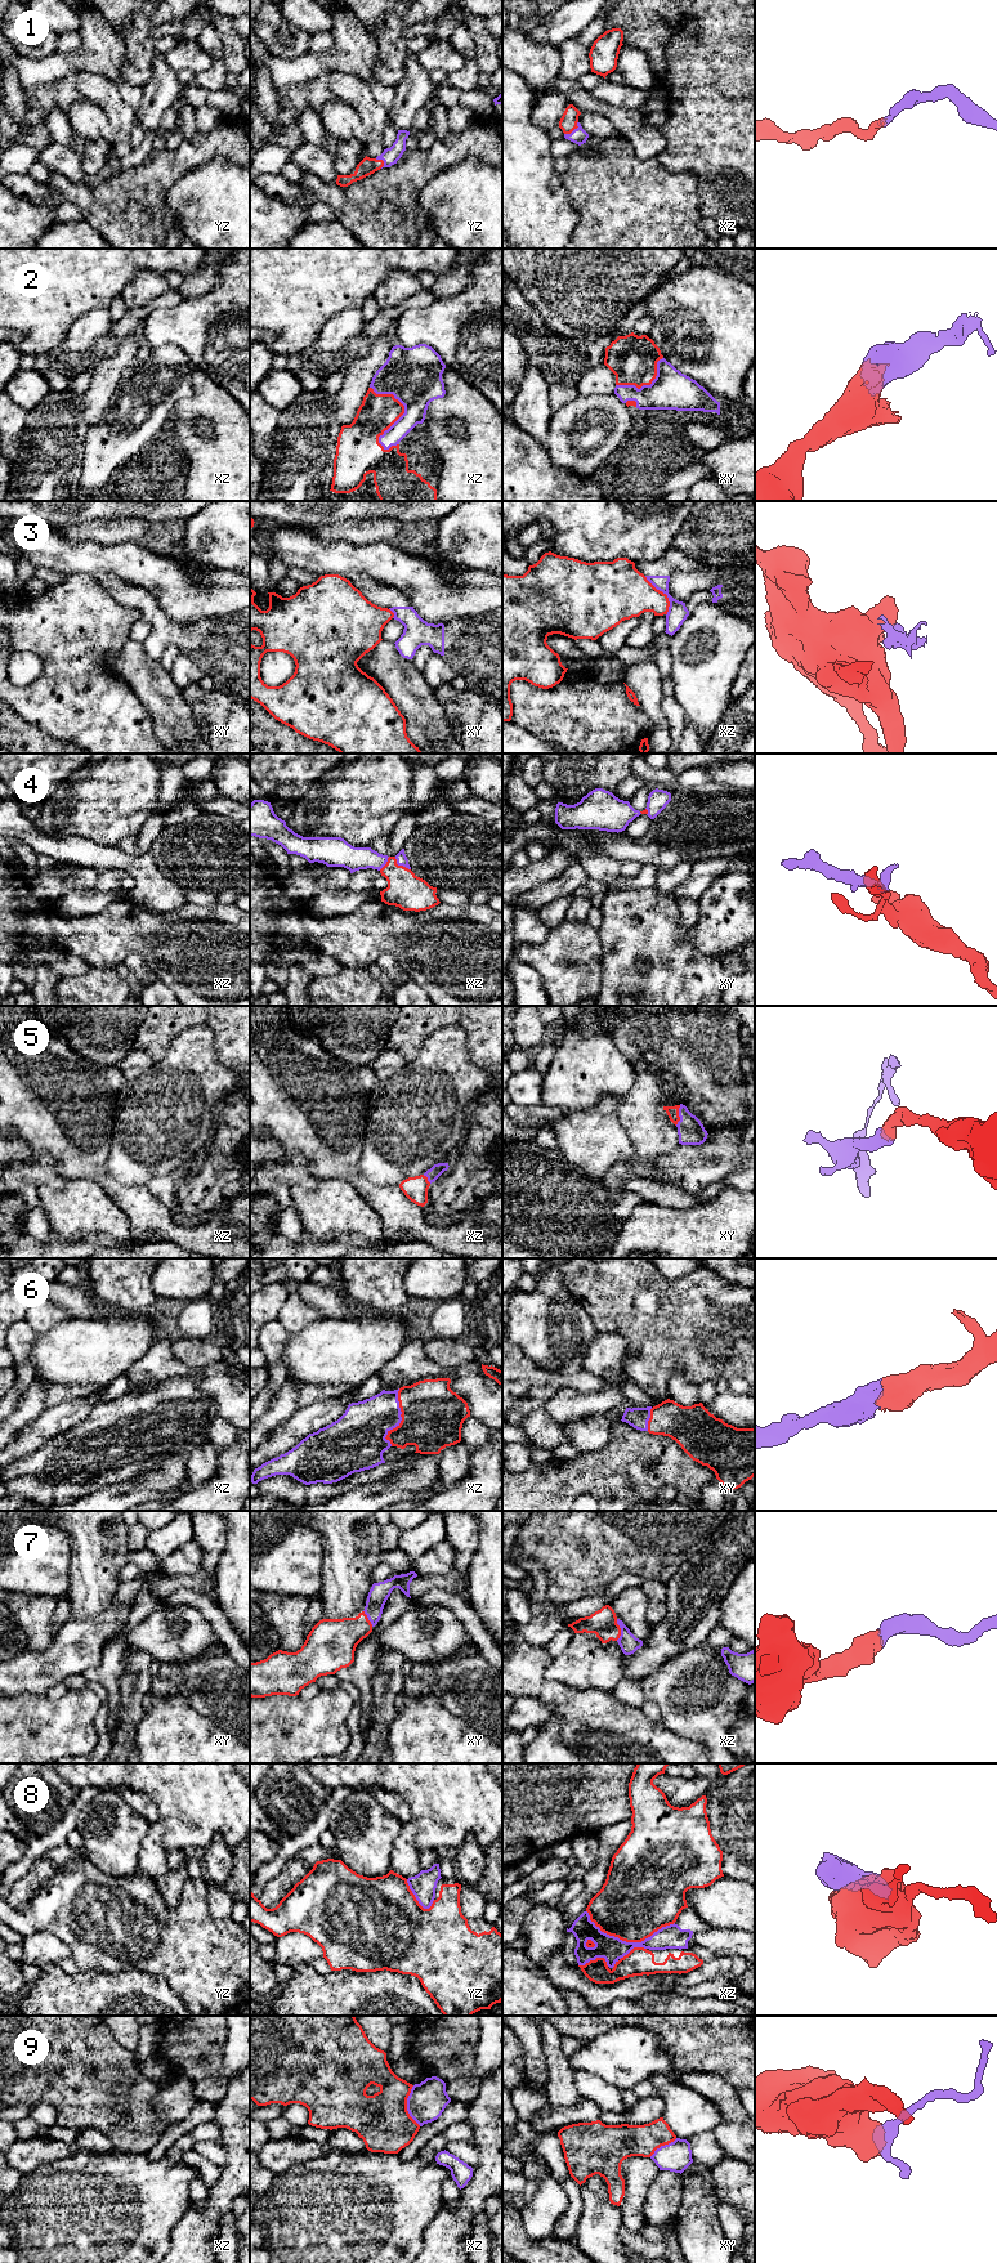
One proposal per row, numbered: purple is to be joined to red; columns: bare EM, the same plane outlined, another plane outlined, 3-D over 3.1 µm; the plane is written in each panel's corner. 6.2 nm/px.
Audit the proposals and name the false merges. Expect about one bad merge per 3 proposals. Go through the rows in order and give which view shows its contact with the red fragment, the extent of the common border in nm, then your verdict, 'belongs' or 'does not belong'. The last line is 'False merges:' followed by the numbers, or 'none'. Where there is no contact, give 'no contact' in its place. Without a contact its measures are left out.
1: meets red in xz; contact 120 nm long; belongs
2: meets red in xz; contact 420 nm long; belongs
3: meets red in xz; contact 280 nm long; does not belong
4: meets red in xz; contact 130 nm long; belongs
5: meets red in xy; contact 130 nm long; belongs
6: meets red in xz; contact 360 nm long; belongs
7: meets red in xz; contact 140 nm long; belongs
8: meets red in xz; contact 550 nm long; does not belong
9: meets red in xz; contact 260 nm long; does not belong
False merges: 3, 8, 9

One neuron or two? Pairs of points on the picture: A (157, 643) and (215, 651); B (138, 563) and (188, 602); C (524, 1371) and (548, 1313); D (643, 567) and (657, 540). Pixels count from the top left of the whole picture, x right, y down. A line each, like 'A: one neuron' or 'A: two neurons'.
A: one neuron
B: one neuron
C: two neurons
D: two neurons

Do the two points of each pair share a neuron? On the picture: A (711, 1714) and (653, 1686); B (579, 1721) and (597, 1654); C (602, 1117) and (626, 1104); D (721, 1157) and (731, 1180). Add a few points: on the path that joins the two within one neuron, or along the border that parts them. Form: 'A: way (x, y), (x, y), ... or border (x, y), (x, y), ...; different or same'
A: way (697, 1708), (679, 1690), (667, 1687); same
B: border (558, 1681), (575, 1689), (599, 1689), (611, 1693); different
C: border (612, 1099), (617, 1118), (629, 1137); different
D: border (741, 1166), (723, 1179); different

